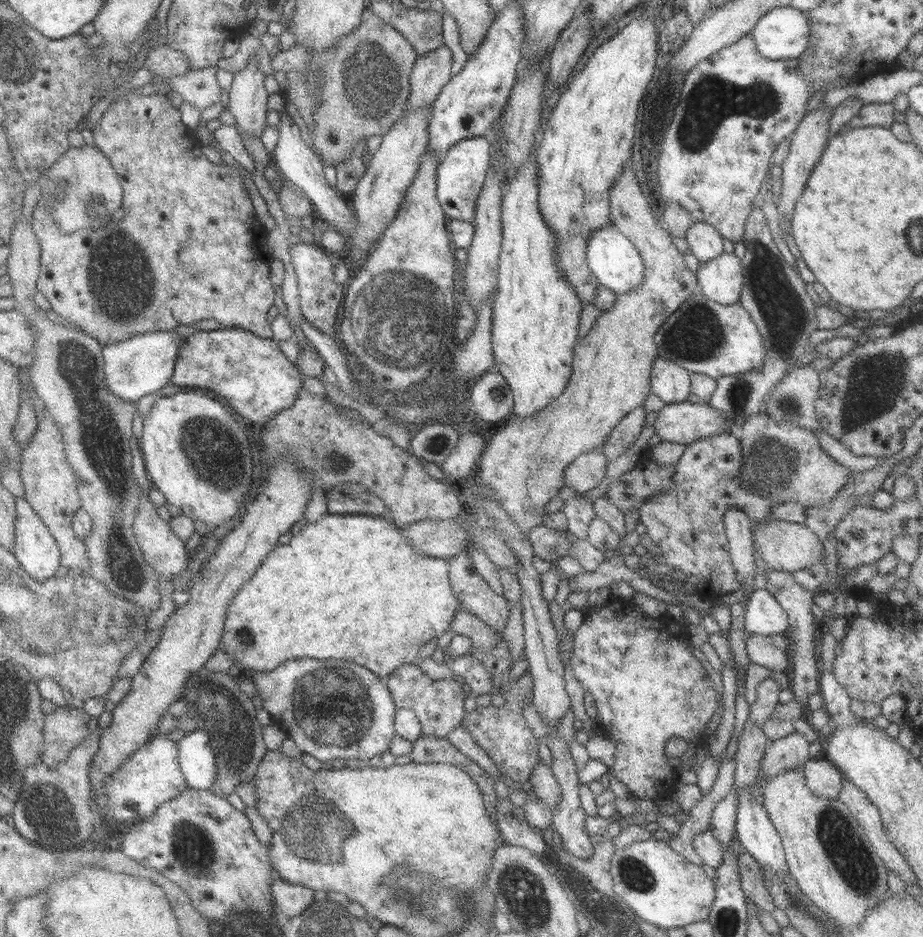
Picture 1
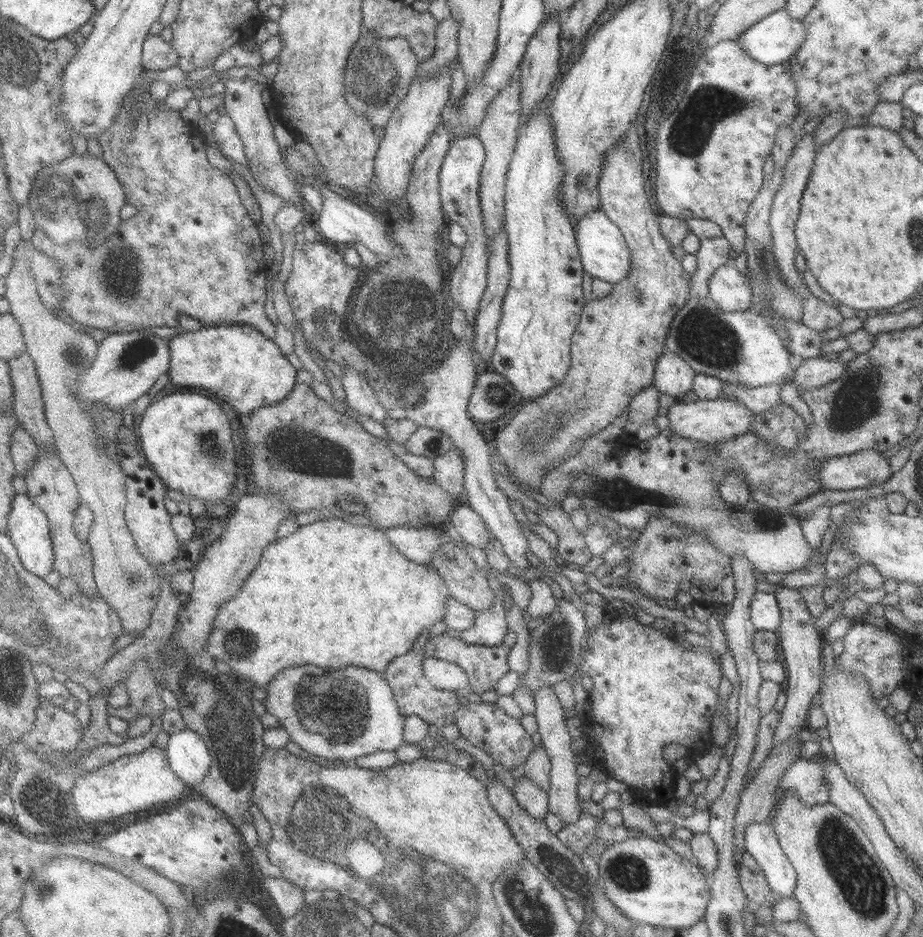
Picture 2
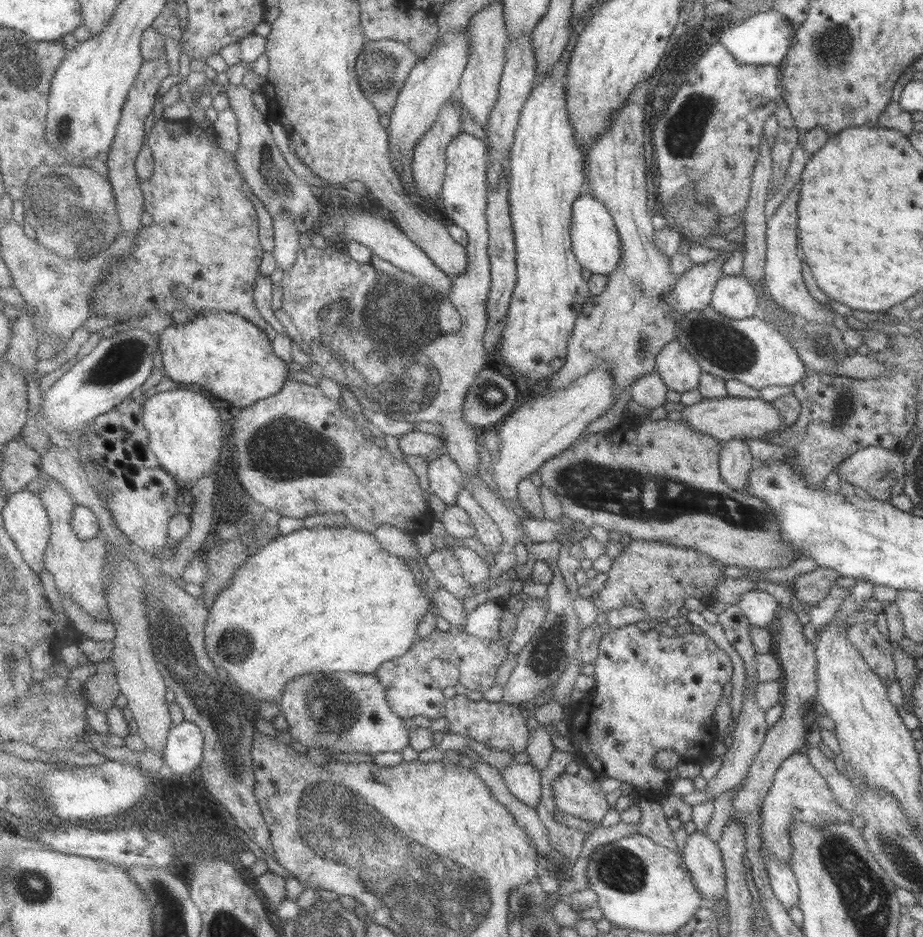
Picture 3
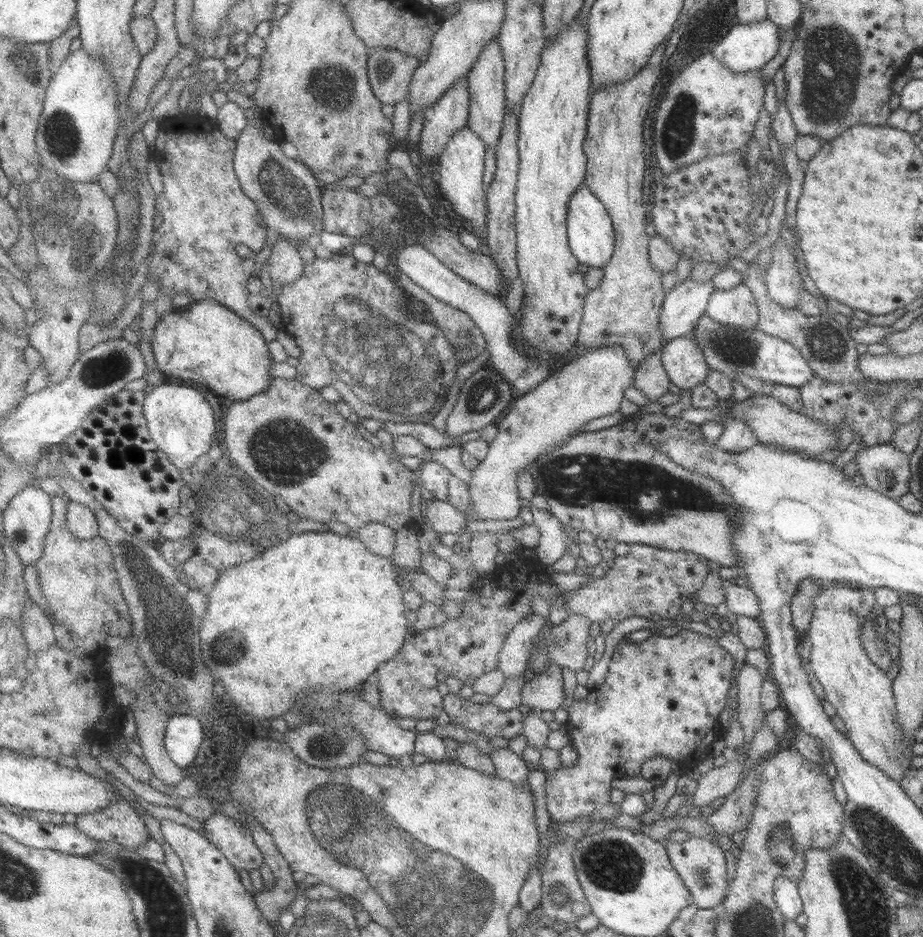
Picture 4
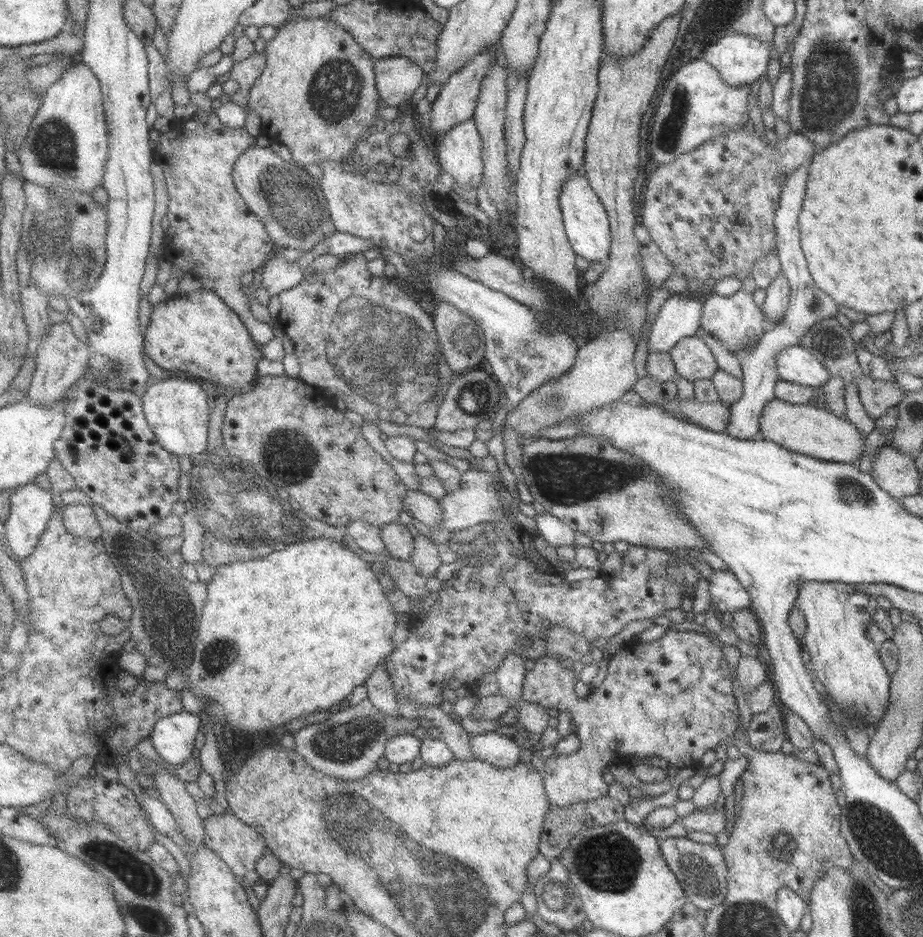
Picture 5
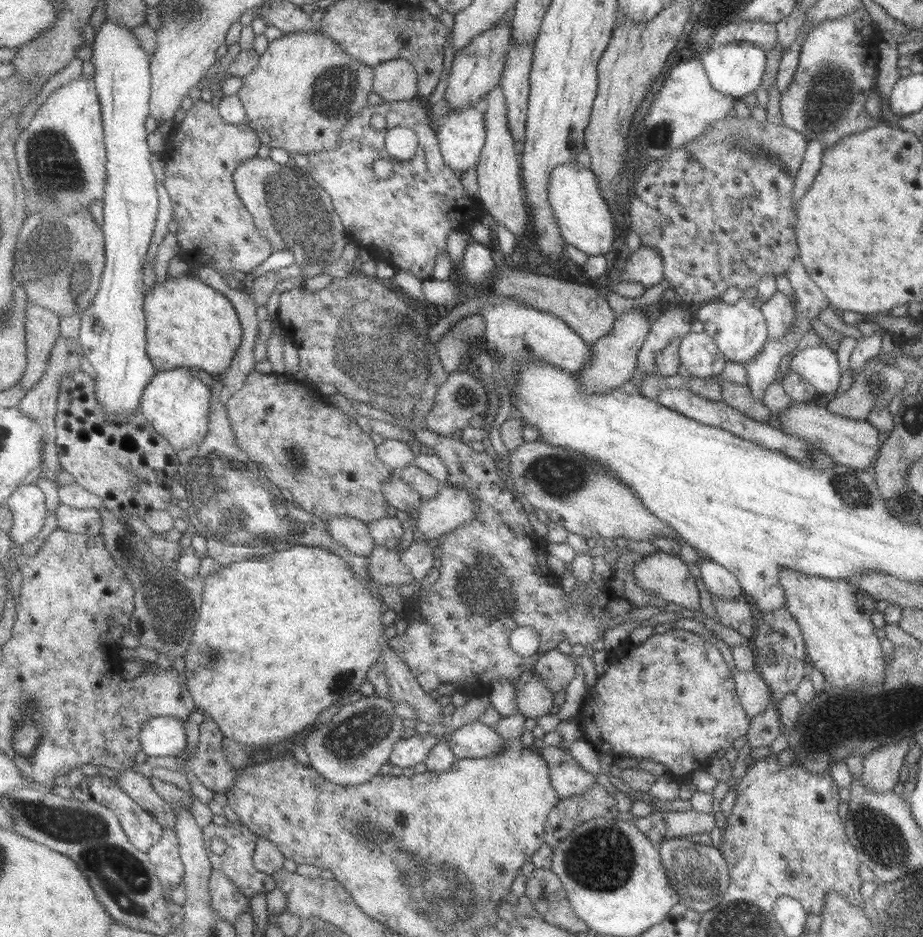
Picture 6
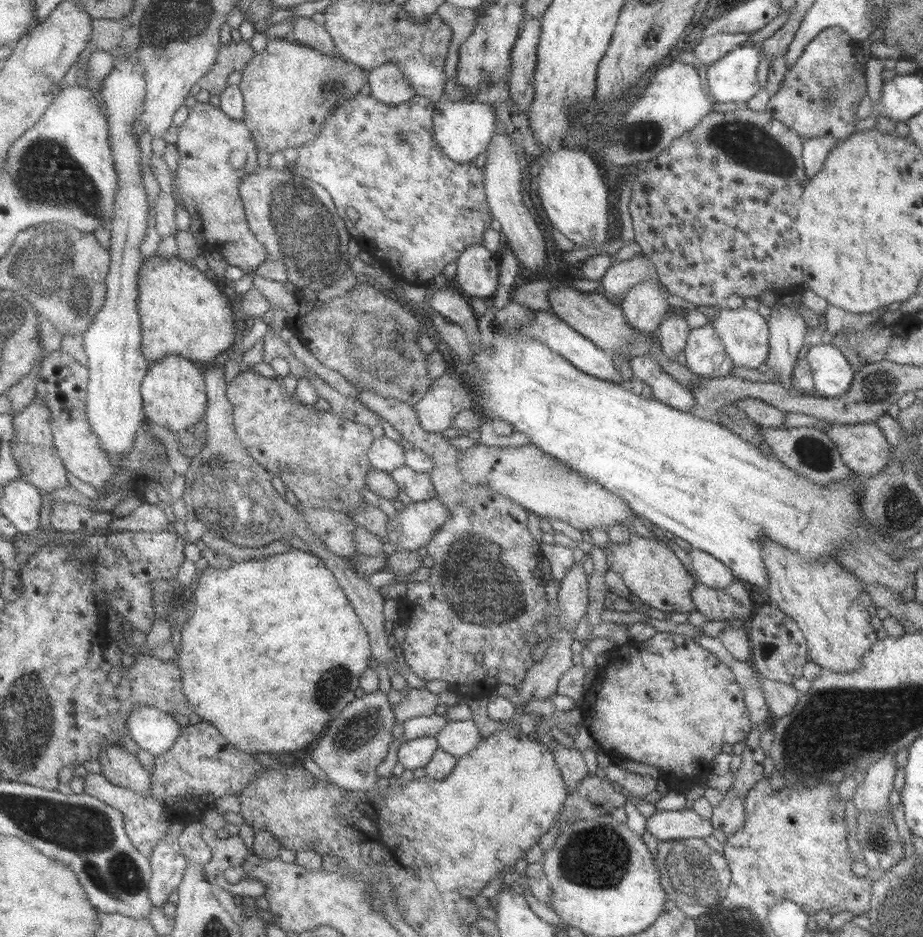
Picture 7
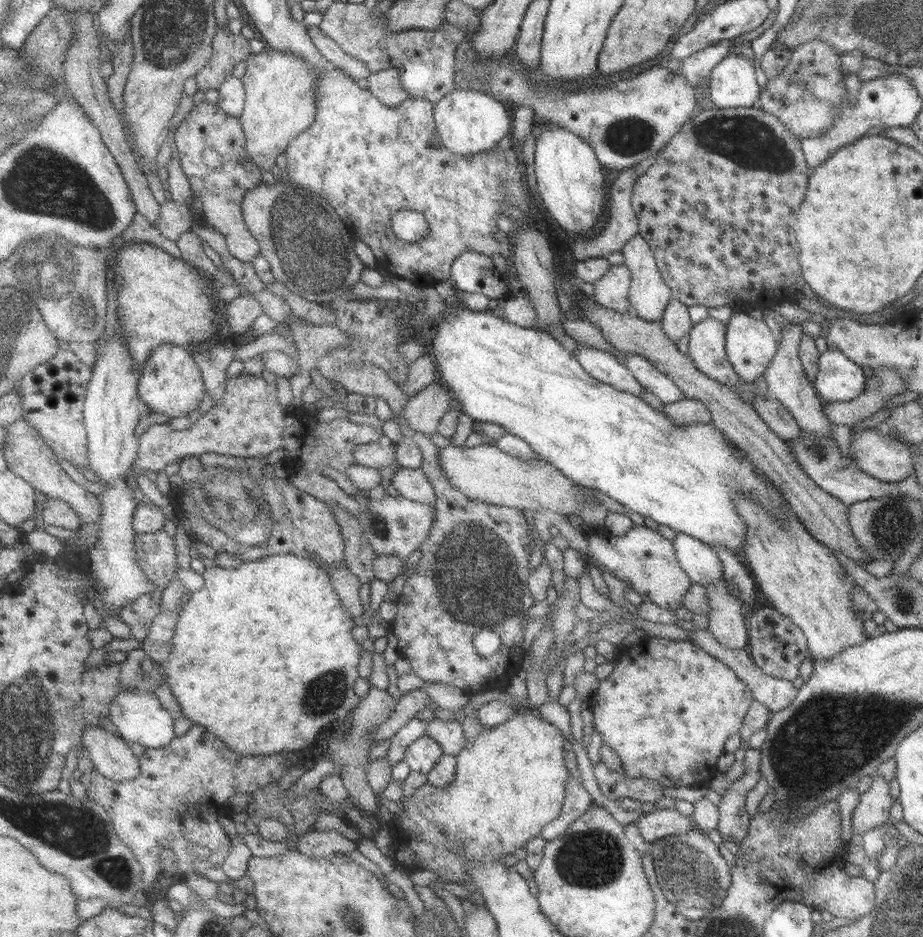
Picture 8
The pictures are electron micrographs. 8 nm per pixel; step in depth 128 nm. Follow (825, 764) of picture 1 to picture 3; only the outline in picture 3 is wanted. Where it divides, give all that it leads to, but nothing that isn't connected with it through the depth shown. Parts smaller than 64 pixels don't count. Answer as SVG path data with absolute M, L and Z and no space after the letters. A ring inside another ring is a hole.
M795 752L782 762L763 800L761 817L763 818L761 839L764 850L770 851L789 867L793 849L789 828L794 821L804 821L815 827L821 827L834 819L849 823L853 819L853 815L836 802L826 779L810 764L806 752Z

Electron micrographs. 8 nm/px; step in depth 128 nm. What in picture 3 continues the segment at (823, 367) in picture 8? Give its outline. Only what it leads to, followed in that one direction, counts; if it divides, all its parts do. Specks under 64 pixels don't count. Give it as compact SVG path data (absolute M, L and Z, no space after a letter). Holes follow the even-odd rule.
M710 304L684 313L678 318L675 333L675 340L694 357L703 372L725 381L739 380L760 390L767 386L795 385L807 374L807 368L792 342L760 315L731 319L716 312Z

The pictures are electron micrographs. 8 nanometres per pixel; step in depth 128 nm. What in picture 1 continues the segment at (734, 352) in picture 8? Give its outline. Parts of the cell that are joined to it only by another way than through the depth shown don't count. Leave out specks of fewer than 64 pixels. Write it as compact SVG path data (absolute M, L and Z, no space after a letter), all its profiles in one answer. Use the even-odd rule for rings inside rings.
M724 252L714 260L699 263L696 274L704 296L723 305L739 303L744 273L742 261L734 253Z

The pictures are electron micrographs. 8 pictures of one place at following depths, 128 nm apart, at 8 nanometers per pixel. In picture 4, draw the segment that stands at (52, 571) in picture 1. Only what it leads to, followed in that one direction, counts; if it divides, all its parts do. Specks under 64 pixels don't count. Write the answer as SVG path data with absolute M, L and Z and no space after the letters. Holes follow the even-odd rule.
M37 483L18 494L6 509L6 512L4 512L5 535L7 538L12 539L15 549L20 553L27 565L36 567L40 559L46 554L48 536L52 533L55 512L54 497Z

